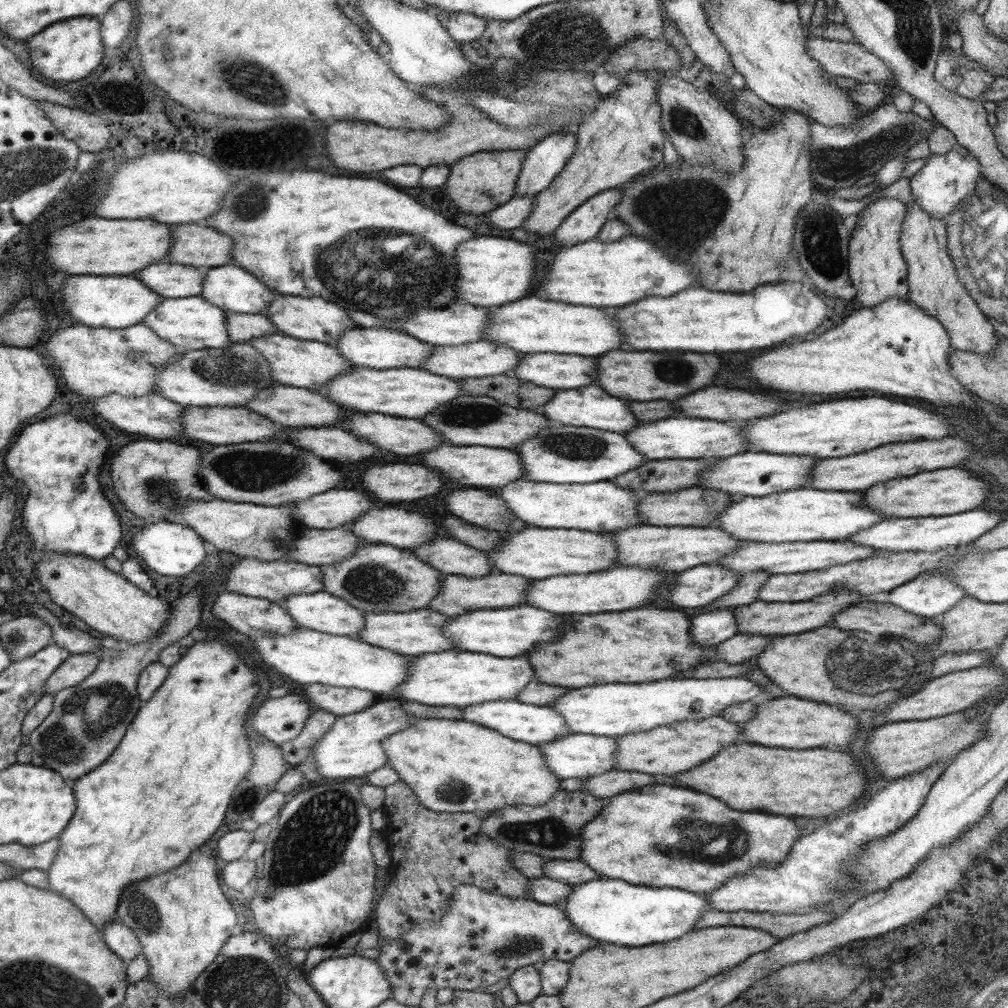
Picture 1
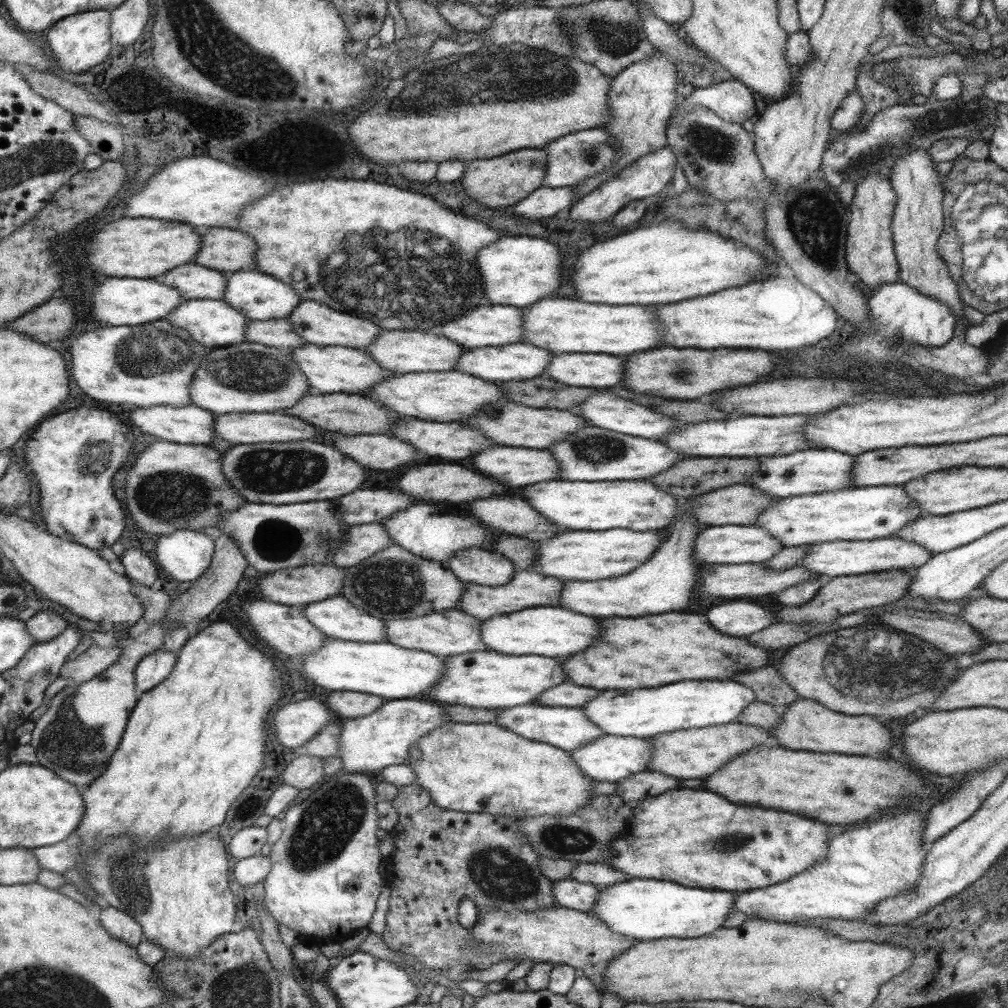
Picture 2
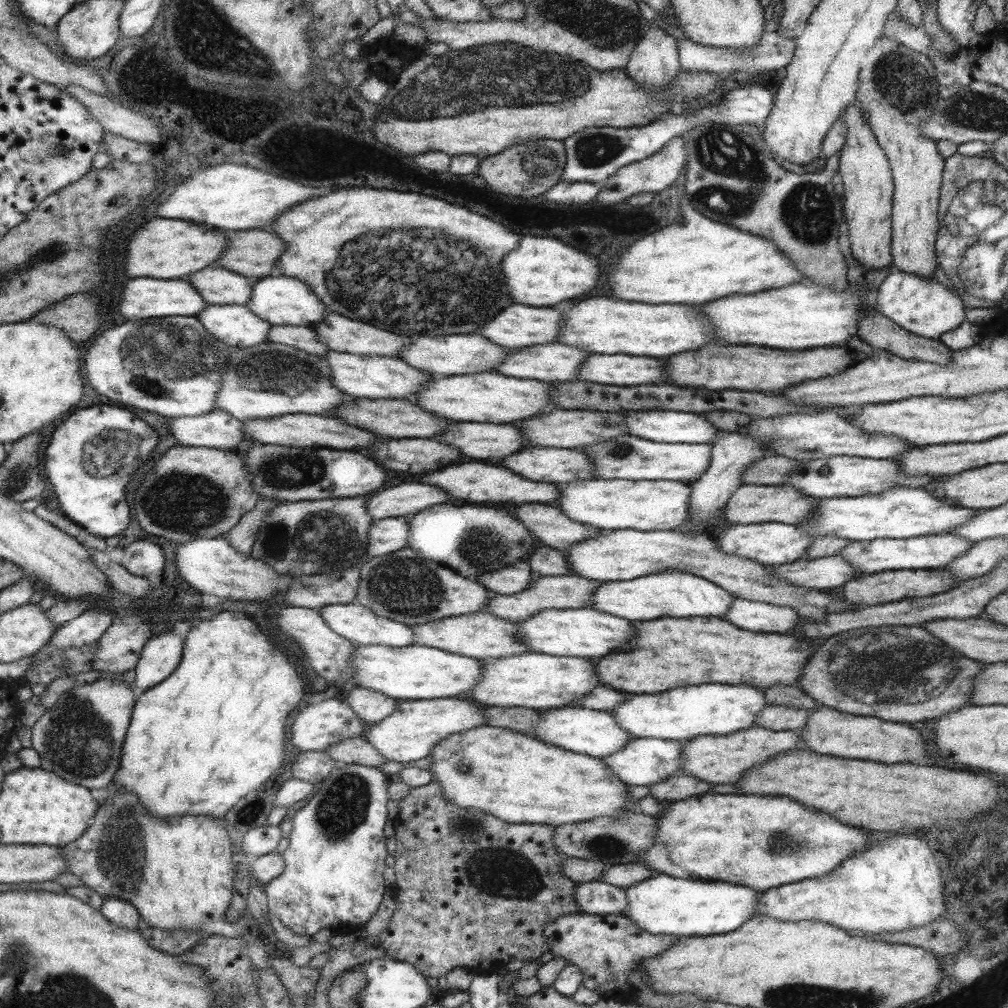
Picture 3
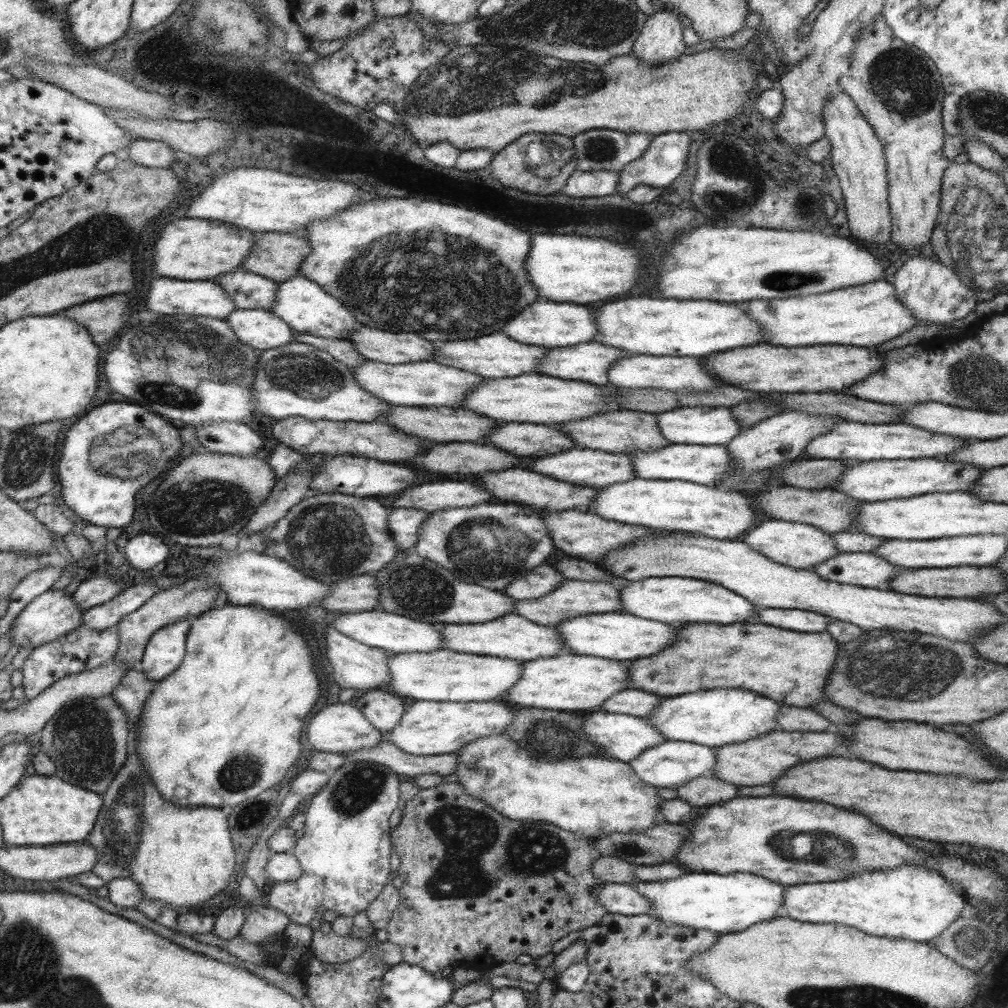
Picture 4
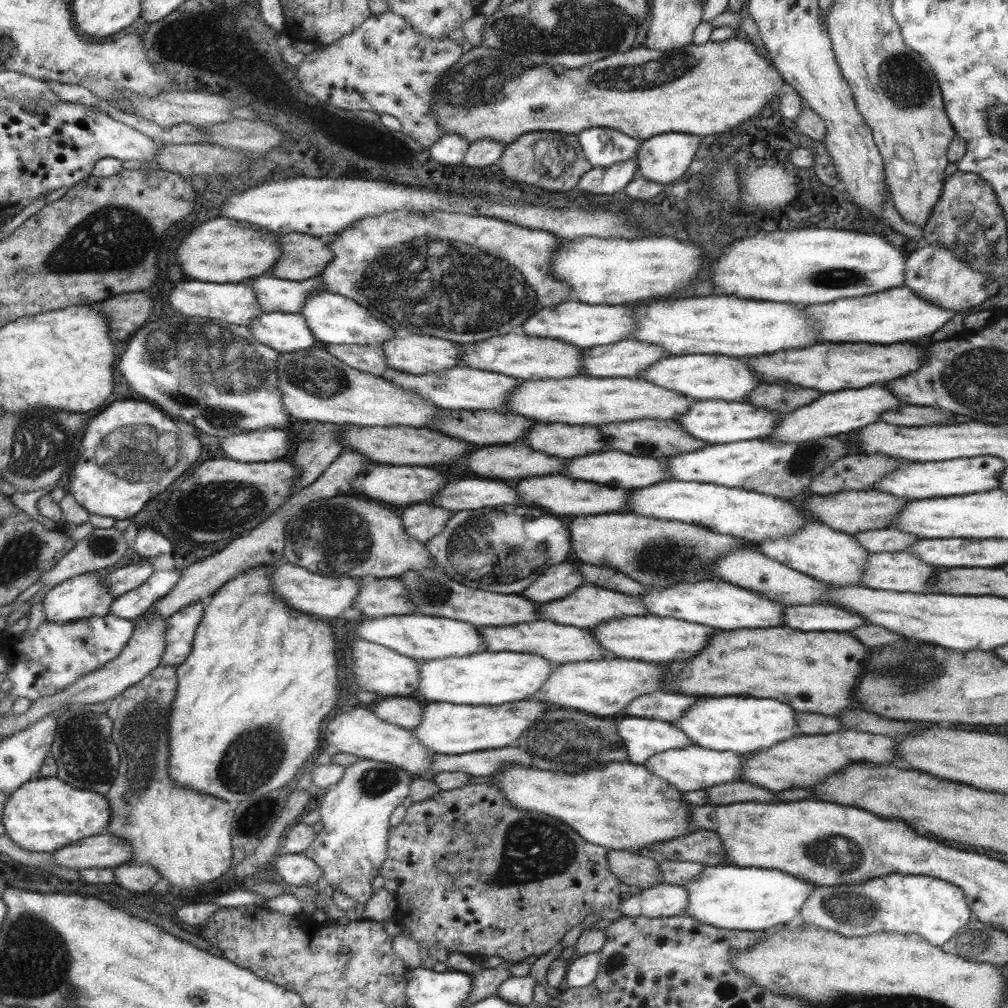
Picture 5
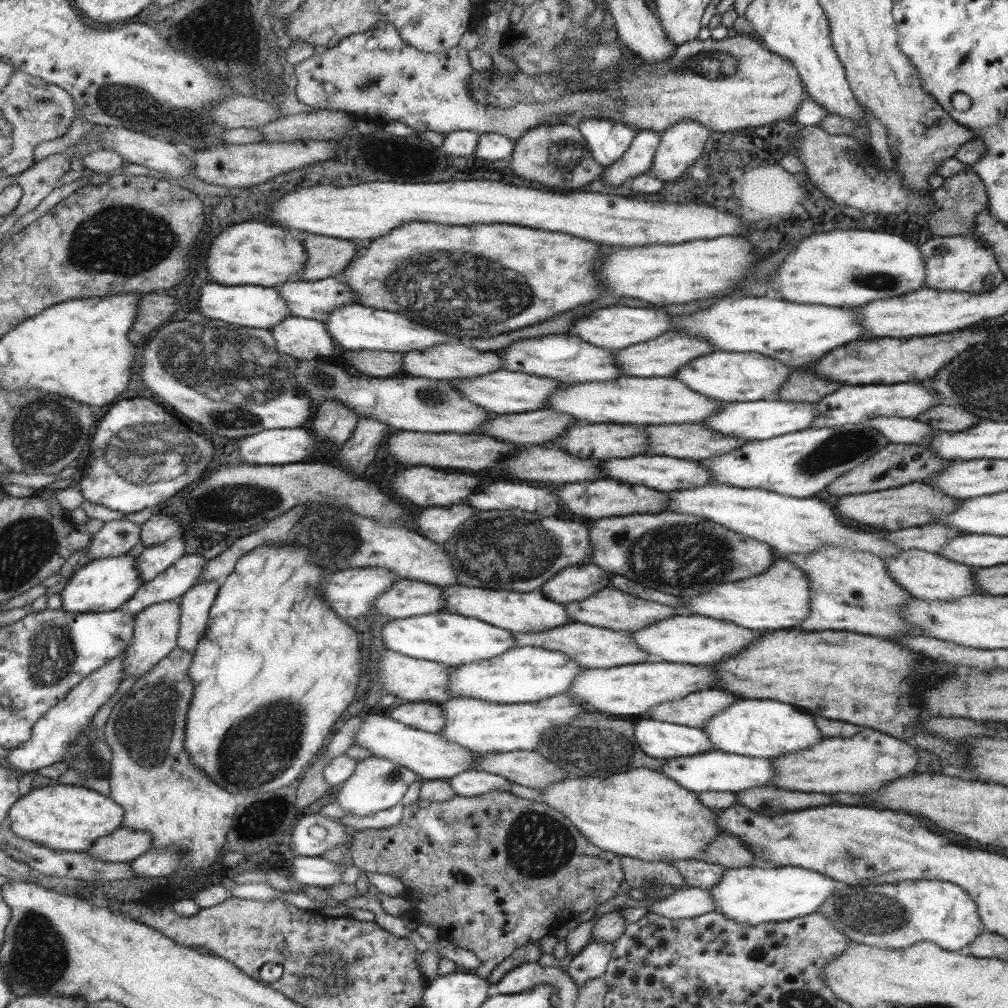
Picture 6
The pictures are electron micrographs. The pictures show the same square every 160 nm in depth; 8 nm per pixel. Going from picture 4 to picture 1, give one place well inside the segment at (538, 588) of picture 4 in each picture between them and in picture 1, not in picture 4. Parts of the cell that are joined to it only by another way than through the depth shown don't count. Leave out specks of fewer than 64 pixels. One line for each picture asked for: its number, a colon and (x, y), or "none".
1: (450, 557)
2: (479, 566)
3: (516, 577)

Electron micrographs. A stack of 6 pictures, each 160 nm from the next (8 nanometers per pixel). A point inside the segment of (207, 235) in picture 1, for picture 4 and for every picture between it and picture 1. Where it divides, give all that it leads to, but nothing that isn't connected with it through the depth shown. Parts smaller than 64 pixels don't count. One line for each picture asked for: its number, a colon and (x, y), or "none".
2: (226, 250)
3: (253, 253)
4: (275, 255)

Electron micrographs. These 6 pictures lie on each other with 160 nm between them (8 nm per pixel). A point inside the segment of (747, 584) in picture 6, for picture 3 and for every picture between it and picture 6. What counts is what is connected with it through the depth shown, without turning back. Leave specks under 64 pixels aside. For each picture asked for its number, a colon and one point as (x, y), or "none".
3: (674, 593)
4: (675, 600)
5: (723, 606)

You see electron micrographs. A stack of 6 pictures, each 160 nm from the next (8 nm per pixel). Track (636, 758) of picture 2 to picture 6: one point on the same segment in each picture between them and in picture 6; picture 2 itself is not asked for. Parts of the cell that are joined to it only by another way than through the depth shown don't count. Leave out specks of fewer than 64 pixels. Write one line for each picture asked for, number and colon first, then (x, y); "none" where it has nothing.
3: (643, 761)
4: (671, 764)
5: (692, 768)
6: (715, 771)

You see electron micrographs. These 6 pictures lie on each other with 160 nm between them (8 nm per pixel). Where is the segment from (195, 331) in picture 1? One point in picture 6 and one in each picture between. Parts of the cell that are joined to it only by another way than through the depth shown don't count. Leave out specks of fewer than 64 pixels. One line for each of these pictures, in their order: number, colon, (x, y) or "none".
2: (213, 323)
3: (236, 325)
4: (261, 329)
5: (284, 332)
6: (305, 339)

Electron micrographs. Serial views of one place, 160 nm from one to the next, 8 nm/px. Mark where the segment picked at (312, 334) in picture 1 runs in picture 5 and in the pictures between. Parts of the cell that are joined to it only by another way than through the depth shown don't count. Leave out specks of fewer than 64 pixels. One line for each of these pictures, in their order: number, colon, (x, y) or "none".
2: (315, 323)
3: (341, 334)
4: (373, 344)
5: (417, 354)

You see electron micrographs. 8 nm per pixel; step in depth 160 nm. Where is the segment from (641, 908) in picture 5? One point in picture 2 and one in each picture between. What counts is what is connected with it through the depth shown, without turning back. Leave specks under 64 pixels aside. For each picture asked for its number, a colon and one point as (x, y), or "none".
2: (569, 893)
3: (597, 897)
4: (622, 899)

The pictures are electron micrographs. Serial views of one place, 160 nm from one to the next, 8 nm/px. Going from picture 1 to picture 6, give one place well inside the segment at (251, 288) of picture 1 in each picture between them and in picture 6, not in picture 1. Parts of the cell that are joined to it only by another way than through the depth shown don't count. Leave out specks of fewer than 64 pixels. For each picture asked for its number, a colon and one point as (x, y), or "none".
2: (260, 297)
3: (281, 300)
4: (301, 303)
5: (333, 319)
6: (354, 327)

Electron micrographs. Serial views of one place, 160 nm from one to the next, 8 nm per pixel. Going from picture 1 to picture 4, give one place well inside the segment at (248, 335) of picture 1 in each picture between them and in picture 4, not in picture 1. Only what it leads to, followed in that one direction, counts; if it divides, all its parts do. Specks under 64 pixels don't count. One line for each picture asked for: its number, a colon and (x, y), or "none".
2: (277, 333)
3: (305, 339)
4: (342, 350)

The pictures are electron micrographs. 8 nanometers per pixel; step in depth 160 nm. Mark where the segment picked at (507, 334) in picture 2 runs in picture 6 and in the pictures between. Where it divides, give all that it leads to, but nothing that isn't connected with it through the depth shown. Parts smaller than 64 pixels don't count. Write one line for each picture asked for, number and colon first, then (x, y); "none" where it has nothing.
3: (519, 326)
4: (546, 324)
5: (582, 325)
6: (615, 327)

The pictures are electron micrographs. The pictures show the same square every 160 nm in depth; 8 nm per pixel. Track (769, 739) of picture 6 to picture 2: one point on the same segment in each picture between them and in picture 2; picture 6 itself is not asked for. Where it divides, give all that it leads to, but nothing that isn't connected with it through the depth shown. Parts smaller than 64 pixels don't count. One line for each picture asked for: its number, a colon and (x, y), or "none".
2: (640, 713)
3: (680, 714)
4: (715, 718)
5: (745, 725)

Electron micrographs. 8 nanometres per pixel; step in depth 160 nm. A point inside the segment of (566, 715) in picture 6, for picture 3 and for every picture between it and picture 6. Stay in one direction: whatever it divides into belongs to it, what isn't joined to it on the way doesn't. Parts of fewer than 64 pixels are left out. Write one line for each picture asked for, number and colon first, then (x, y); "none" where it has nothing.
3: (416, 726)
4: (427, 728)
5: (448, 729)

